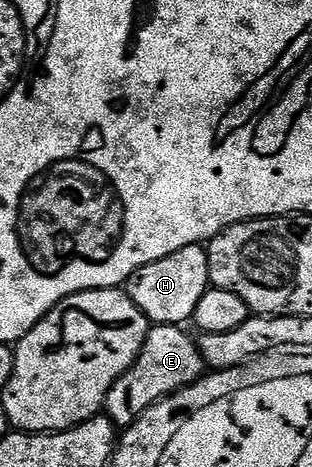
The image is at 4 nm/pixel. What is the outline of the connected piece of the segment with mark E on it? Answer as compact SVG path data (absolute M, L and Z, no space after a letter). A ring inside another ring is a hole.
M151 325L148 328L147 338L137 359L129 371L125 371L125 375L113 383L107 396L105 413L116 427L132 425L149 407L166 397L172 397L204 376L203 356L196 338L190 337L185 330L177 325Z

